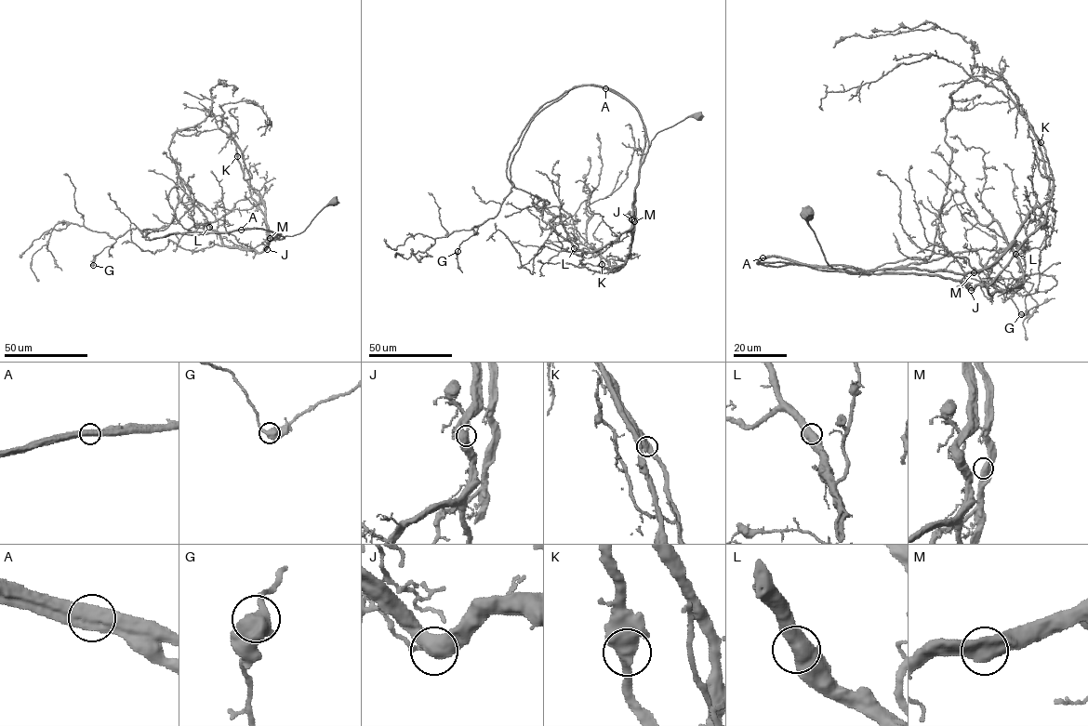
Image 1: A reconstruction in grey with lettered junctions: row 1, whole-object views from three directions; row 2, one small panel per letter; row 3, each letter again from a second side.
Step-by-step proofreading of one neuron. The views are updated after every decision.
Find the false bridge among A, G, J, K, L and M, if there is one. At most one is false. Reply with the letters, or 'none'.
A

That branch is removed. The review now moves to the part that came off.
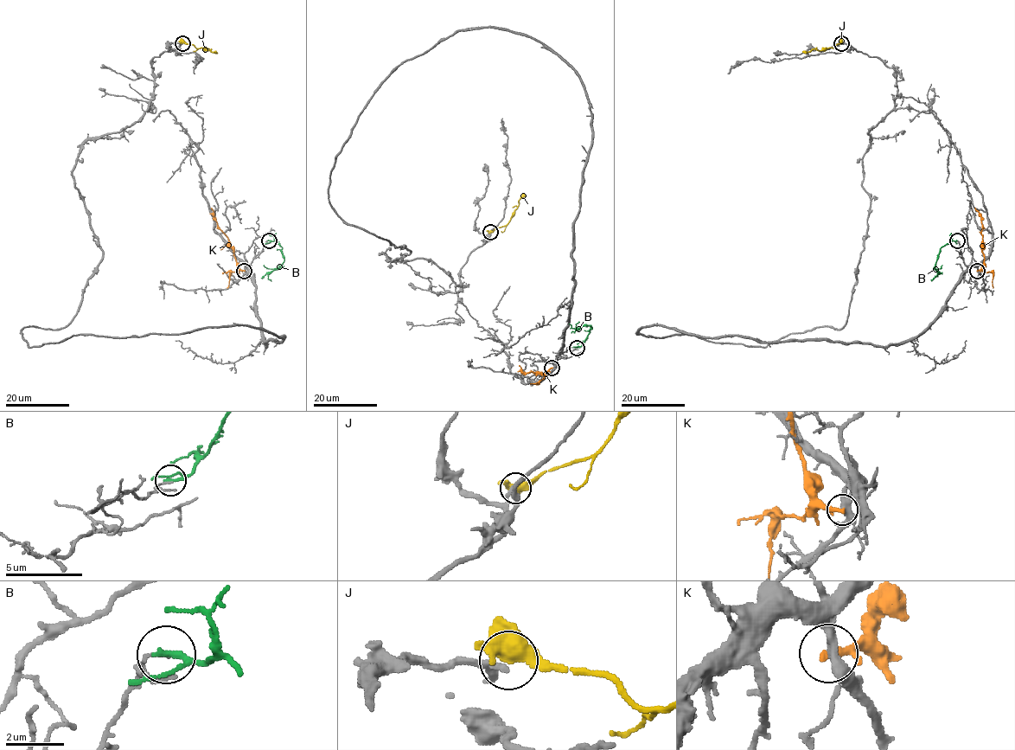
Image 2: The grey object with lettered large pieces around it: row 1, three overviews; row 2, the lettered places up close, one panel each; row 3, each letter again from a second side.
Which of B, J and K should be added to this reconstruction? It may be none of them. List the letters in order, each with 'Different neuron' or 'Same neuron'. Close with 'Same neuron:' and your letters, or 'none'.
B: Different neuron
J: Different neuron
K: Different neuron
Same neuron: none

